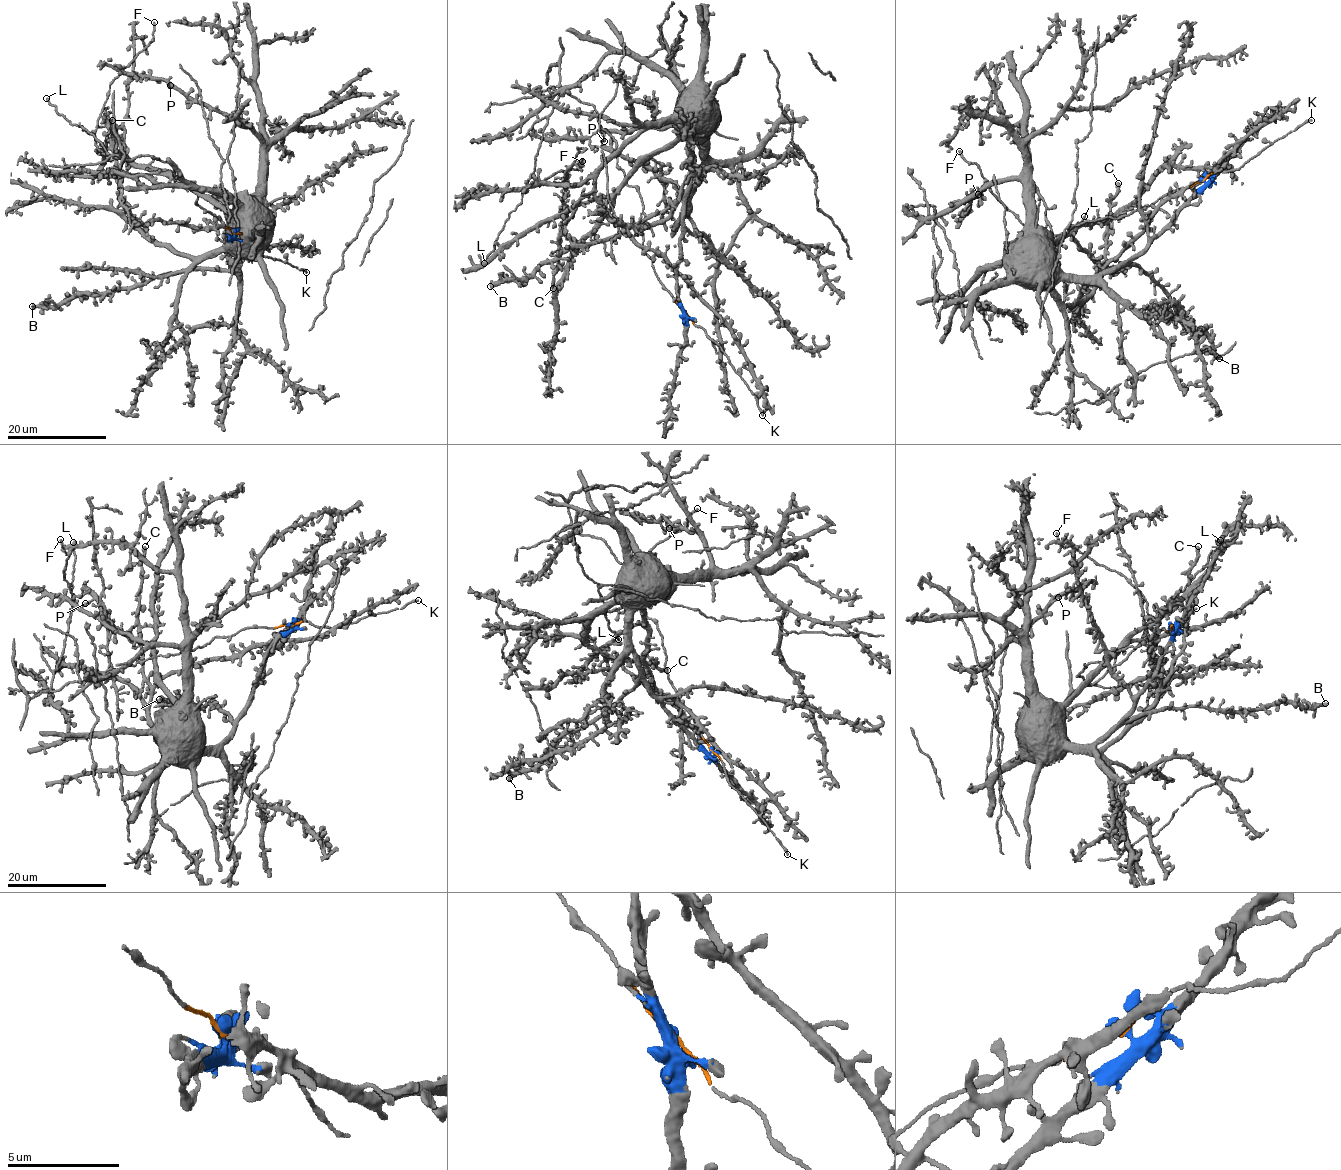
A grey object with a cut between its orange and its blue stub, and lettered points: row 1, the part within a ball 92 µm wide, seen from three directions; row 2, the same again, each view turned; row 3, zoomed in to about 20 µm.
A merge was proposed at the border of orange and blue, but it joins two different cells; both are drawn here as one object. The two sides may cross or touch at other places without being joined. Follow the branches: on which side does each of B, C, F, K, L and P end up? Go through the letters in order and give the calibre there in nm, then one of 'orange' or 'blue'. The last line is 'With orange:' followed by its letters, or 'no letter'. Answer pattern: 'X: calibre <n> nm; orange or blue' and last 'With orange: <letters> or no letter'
B: calibre 320 nm; blue
C: calibre 400 nm; blue
F: calibre 170 nm; orange
K: calibre 170 nm; orange
L: calibre 170 nm; orange
P: calibre 360 nm; blue
With orange: F, K, L

